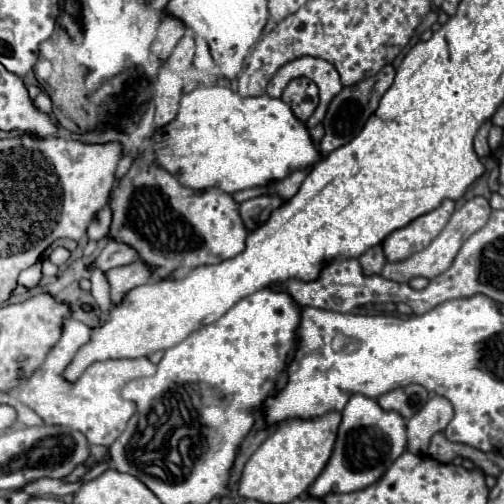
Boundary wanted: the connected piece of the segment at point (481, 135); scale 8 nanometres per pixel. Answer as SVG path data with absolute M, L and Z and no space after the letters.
M487 121L487 123L479 129L479 133L475 135L475 153L477 153L479 157L489 157L489 153L491 153L489 143L487 143L487 133L489 133L489 129L491 129L491 121Z

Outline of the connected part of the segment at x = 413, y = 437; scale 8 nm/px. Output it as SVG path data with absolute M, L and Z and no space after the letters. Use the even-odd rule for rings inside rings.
M433 397L425 407L407 421L407 451L427 455L429 441L435 433L443 431L453 417L453 407L445 397Z

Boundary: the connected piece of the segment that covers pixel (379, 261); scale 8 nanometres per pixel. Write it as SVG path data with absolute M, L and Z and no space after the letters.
M379 243L377 247L371 247L369 251L365 251L365 255L361 255L359 263L361 263L363 271L369 273L369 275L371 275L371 273L381 273L383 265L387 263L385 253L383 253L383 243Z

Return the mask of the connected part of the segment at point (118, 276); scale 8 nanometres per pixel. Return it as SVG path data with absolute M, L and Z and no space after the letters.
M141 259L125 267L113 267L113 271L105 271L105 279L111 285L111 303L117 303L117 299L125 299L125 291L139 287L141 283L147 283L151 275L153 269L147 263L141 263Z

